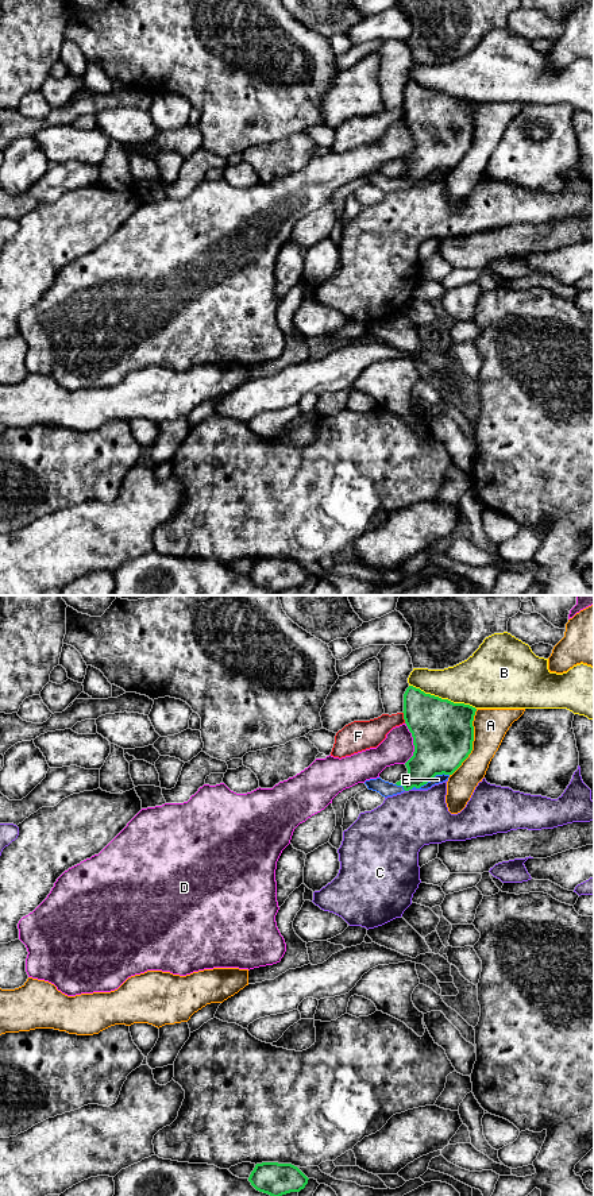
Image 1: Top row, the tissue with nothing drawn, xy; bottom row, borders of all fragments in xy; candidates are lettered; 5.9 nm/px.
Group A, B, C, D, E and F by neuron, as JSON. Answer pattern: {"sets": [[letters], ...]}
{"sets": [["A"], ["B"], ["C"], ["D"], ["E"], ["F"]]}

